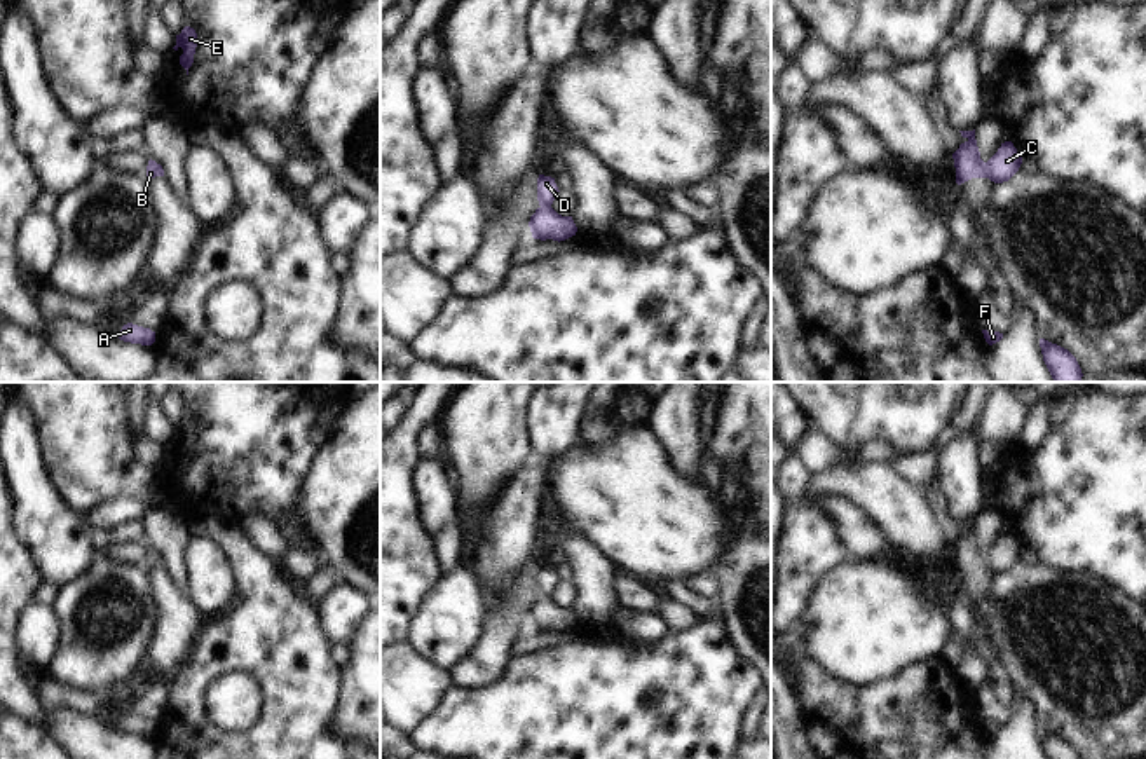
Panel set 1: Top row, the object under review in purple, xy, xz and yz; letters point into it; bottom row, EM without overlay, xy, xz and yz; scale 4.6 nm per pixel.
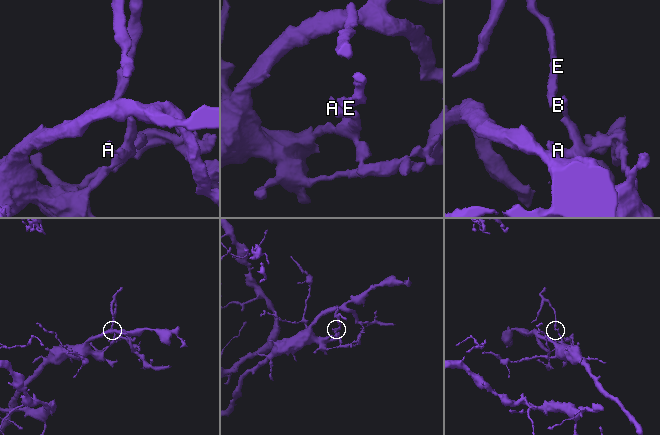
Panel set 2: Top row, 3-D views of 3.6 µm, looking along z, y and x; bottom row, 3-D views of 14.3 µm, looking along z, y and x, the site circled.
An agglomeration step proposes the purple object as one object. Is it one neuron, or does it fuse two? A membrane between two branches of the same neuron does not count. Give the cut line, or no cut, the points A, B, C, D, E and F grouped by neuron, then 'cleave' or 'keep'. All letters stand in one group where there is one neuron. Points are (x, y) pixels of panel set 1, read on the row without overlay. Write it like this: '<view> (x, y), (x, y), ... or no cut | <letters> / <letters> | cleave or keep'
yz (984, 553), (988, 567) | A B C F / D E | cleave

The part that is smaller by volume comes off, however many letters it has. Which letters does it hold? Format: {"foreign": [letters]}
{"foreign": ["D", "E"]}

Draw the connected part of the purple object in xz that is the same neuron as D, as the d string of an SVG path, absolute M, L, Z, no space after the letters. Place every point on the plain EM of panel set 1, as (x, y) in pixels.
M539 565L539 569L537 569L537 591L539 591L541 598L551 598L558 583L560 581L555 574L555 569Z

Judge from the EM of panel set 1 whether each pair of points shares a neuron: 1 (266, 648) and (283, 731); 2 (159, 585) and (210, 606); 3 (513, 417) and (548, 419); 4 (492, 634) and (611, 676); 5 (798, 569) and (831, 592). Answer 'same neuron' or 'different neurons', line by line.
1: same neuron
2: different neurons
3: different neurons
4: different neurons
5: different neurons

